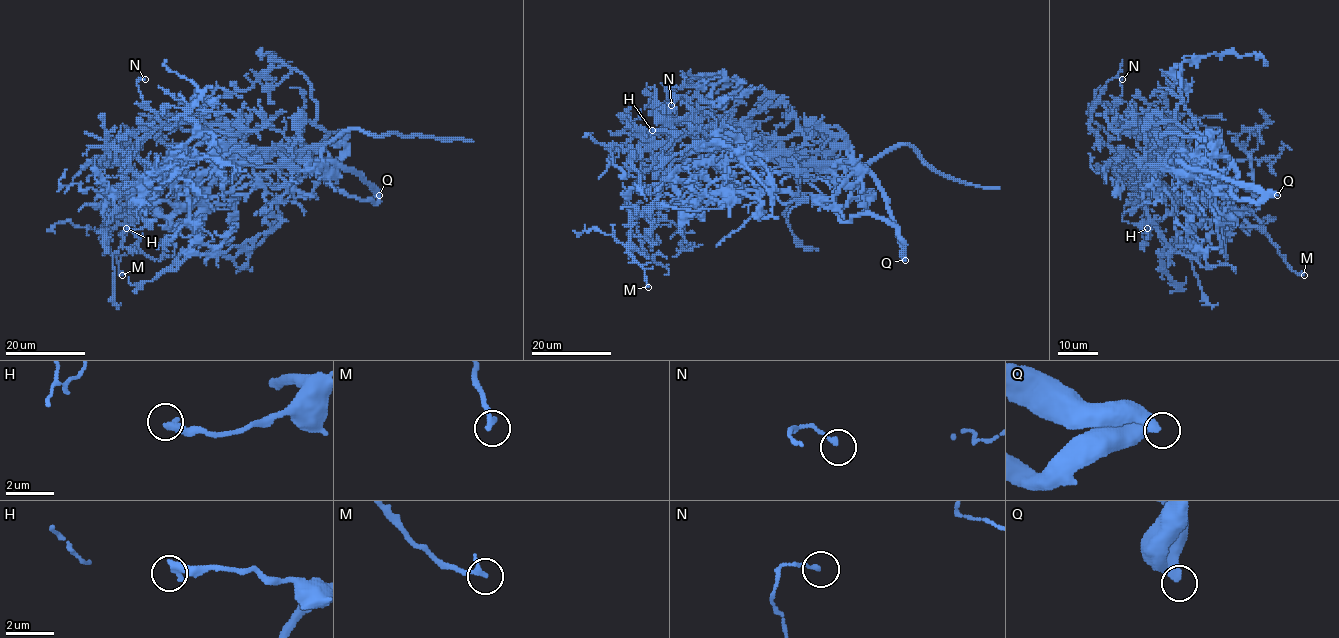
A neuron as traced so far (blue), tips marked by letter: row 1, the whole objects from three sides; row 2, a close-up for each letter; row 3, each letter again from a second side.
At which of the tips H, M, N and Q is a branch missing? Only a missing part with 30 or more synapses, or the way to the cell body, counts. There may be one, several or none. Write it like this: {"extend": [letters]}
{"extend": []}

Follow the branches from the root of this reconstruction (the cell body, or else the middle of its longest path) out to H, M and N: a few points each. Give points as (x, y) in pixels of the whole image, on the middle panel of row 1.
H: (655, 154), (649, 148), (649, 142), (649, 149), (658, 159), (674, 133), (652, 130)
M: (655, 154), (650, 141), (655, 156), (669, 158), (670, 174), (650, 210), (629, 223), (628, 251), (648, 287)
N: (655, 154), (650, 141), (741, 133), (728, 116), (696, 112), (680, 98), (663, 103), (671, 105)

